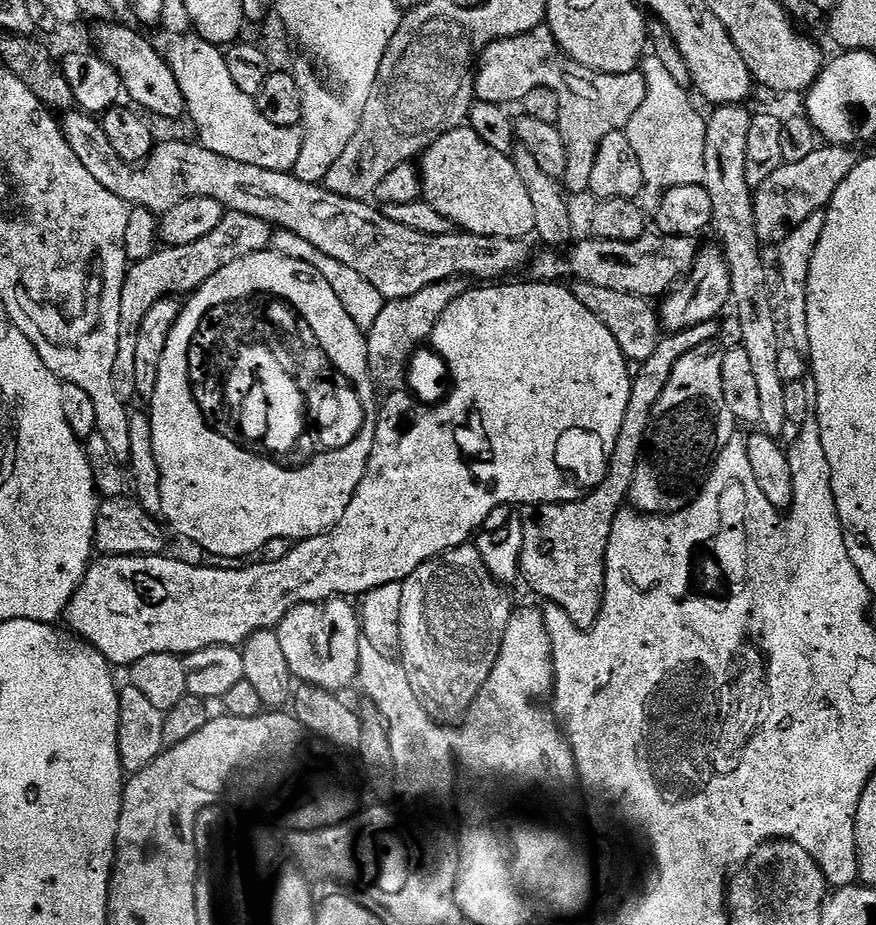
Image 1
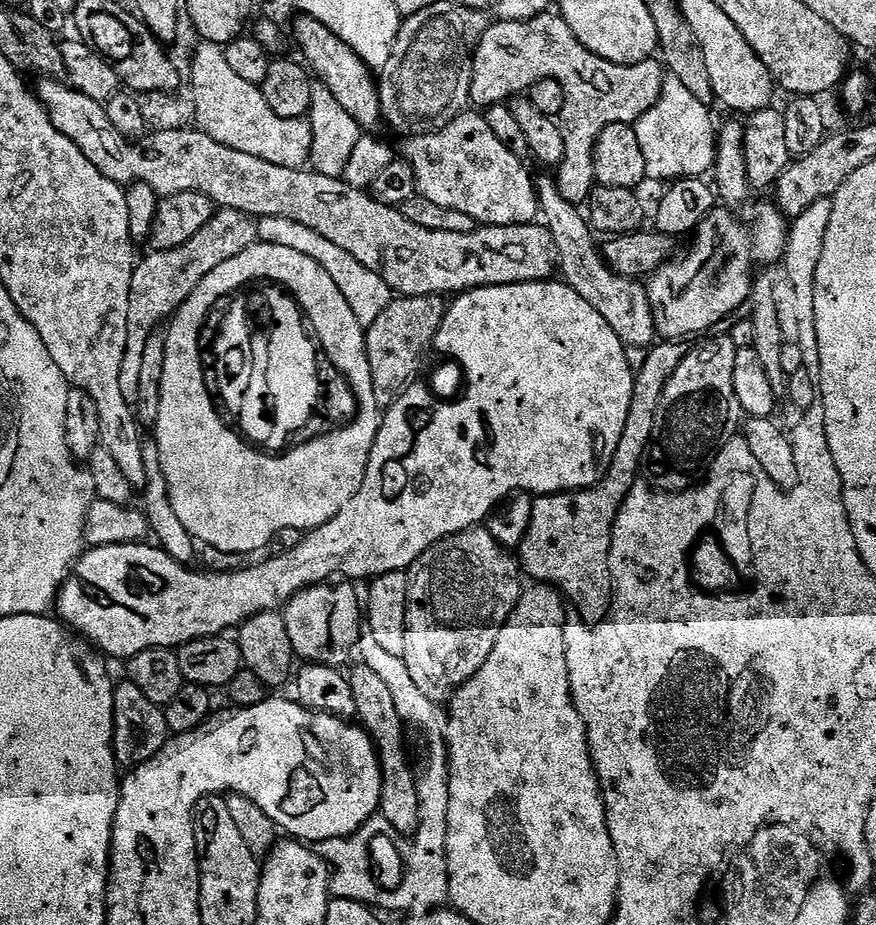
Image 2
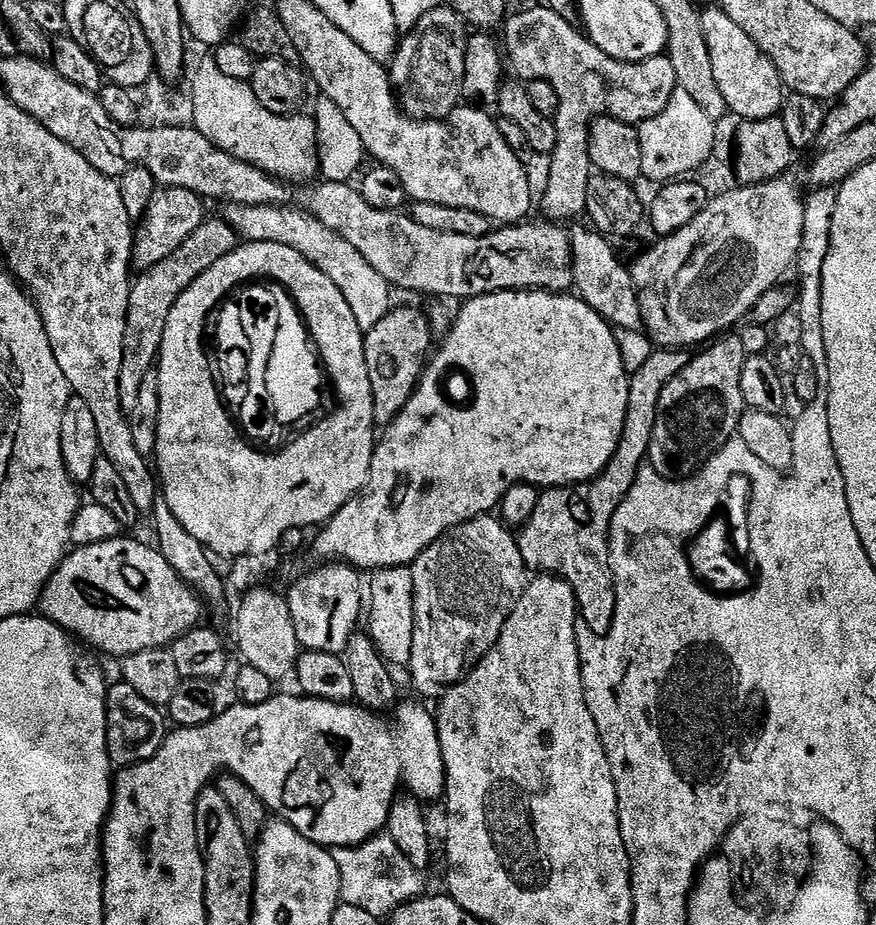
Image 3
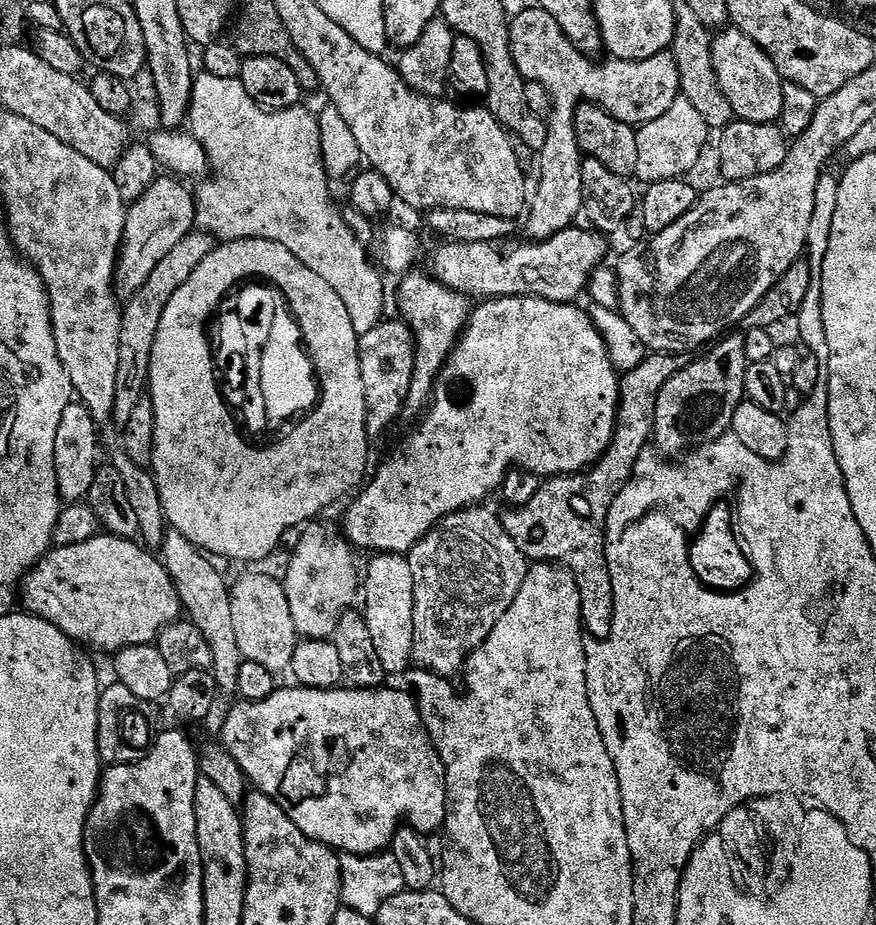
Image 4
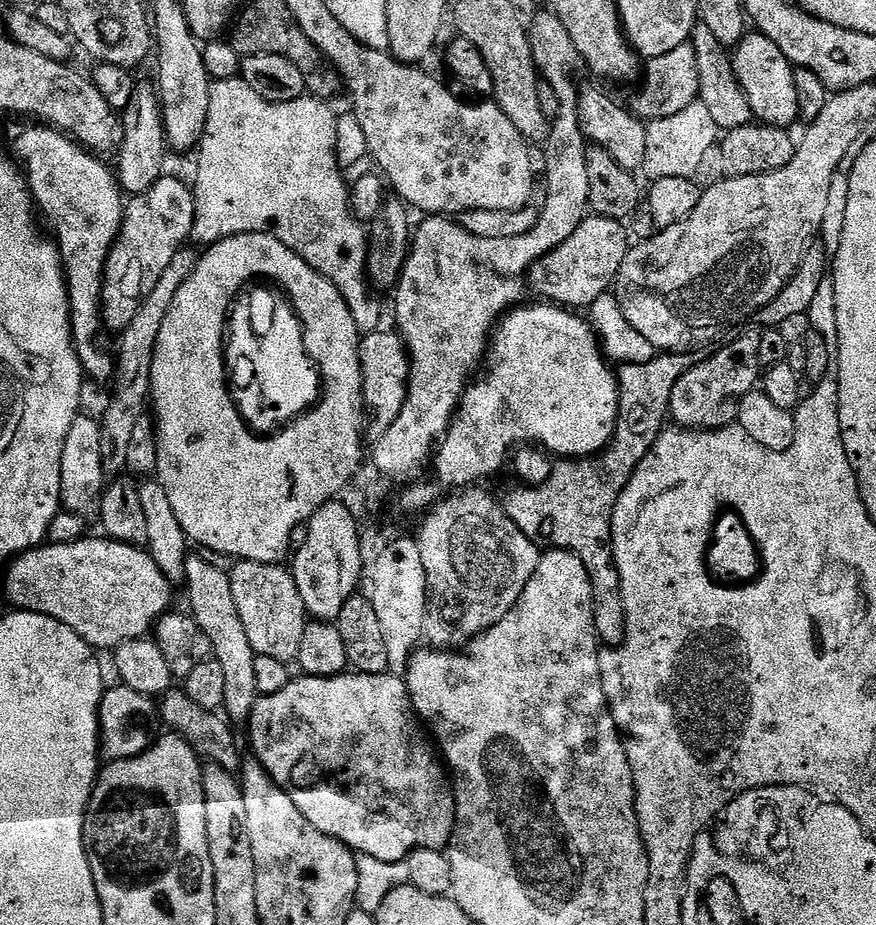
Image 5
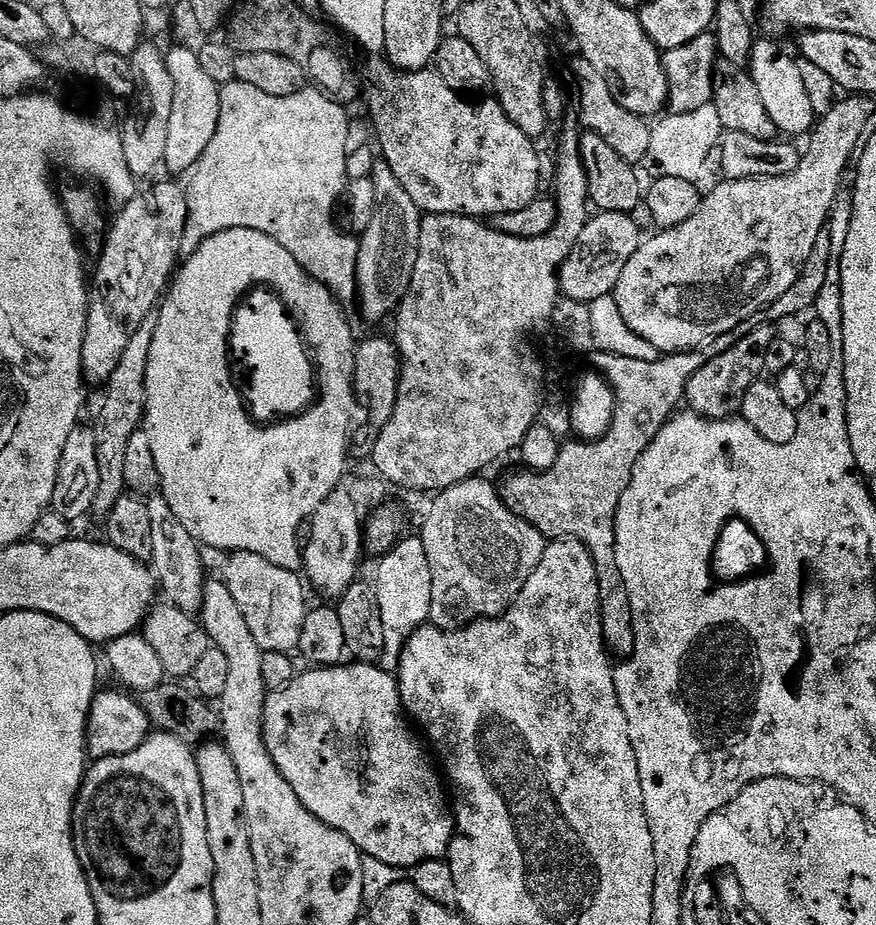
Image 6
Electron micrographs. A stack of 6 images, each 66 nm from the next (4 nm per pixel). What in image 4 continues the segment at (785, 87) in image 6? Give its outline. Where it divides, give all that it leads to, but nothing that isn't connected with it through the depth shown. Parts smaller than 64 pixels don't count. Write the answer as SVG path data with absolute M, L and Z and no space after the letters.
M735 26L723 29L712 41L712 65L716 71L716 80L720 83L729 102L732 111L741 121L746 123L776 124L781 119L784 110L785 81L780 75L779 68L773 62L772 57L758 46L745 32L741 32Z

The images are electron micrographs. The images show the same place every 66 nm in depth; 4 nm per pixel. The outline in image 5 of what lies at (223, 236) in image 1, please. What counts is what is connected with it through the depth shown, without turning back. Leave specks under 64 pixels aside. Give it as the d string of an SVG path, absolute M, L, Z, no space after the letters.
M185 246L180 249L174 258L170 258L170 266L166 266L162 278L158 278L158 286L150 290L150 294L142 302L138 314L134 314L134 322L126 326L126 330L119 337L120 356L114 360L114 383L112 388L112 401L102 415L100 437L102 438L102 462L105 469L125 467L124 455L130 446L130 434L134 426L145 415L144 403L147 405L152 391L152 367L154 366L154 350L158 342L158 334L162 330L162 322L170 310L170 302L174 302L174 294L190 278L196 268L198 252L195 247Z

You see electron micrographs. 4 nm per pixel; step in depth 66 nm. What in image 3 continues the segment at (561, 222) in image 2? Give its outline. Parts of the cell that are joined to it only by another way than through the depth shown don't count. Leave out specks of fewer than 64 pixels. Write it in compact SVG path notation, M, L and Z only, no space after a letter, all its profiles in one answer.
M591 227L571 229L572 283L581 300L585 300L613 329L639 332L644 327L642 310L629 265L616 260L609 237Z

